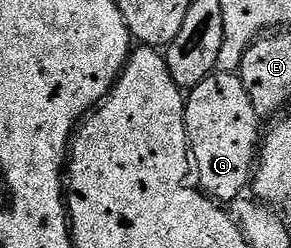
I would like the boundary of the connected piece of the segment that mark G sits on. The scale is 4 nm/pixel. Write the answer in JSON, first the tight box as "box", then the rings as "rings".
{"box":[185,73,260,204],"rings":[[[234,73],[209,75],[185,96],[185,100],[186,136],[190,142],[192,167],[196,172],[197,186],[219,204],[229,204],[231,199],[237,199],[245,192],[242,191],[245,187],[247,190],[251,186],[252,176],[256,170],[256,152],[260,147],[260,131],[258,135],[260,113],[252,105],[241,78]]]}

